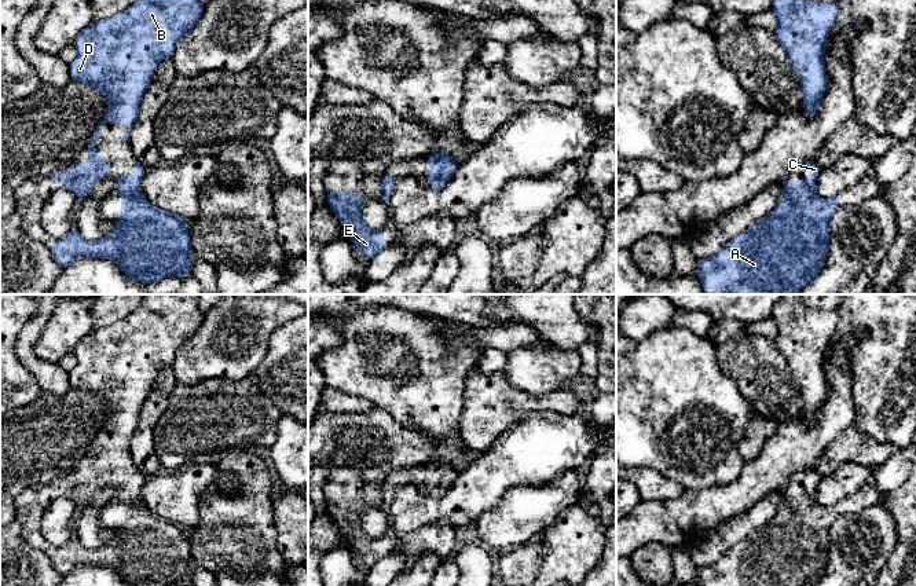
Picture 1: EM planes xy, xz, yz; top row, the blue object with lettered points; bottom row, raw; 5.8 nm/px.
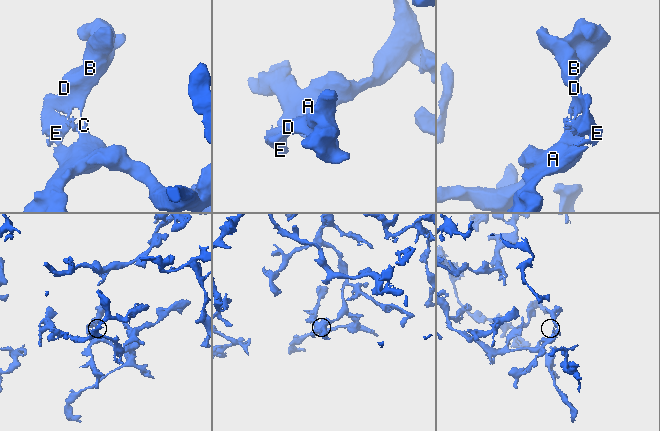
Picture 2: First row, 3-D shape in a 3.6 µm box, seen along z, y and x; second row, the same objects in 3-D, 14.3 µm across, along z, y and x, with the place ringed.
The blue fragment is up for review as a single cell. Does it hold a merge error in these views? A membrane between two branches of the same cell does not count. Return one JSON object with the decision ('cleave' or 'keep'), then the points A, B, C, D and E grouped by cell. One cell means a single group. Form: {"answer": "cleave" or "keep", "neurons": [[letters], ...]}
{"answer": "keep", "neurons": [["A", "B", "C", "D", "E"]]}

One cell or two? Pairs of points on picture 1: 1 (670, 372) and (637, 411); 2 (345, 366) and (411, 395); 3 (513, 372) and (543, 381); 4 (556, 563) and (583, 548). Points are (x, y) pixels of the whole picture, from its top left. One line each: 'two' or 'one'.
1: one
2: one
3: one
4: one

